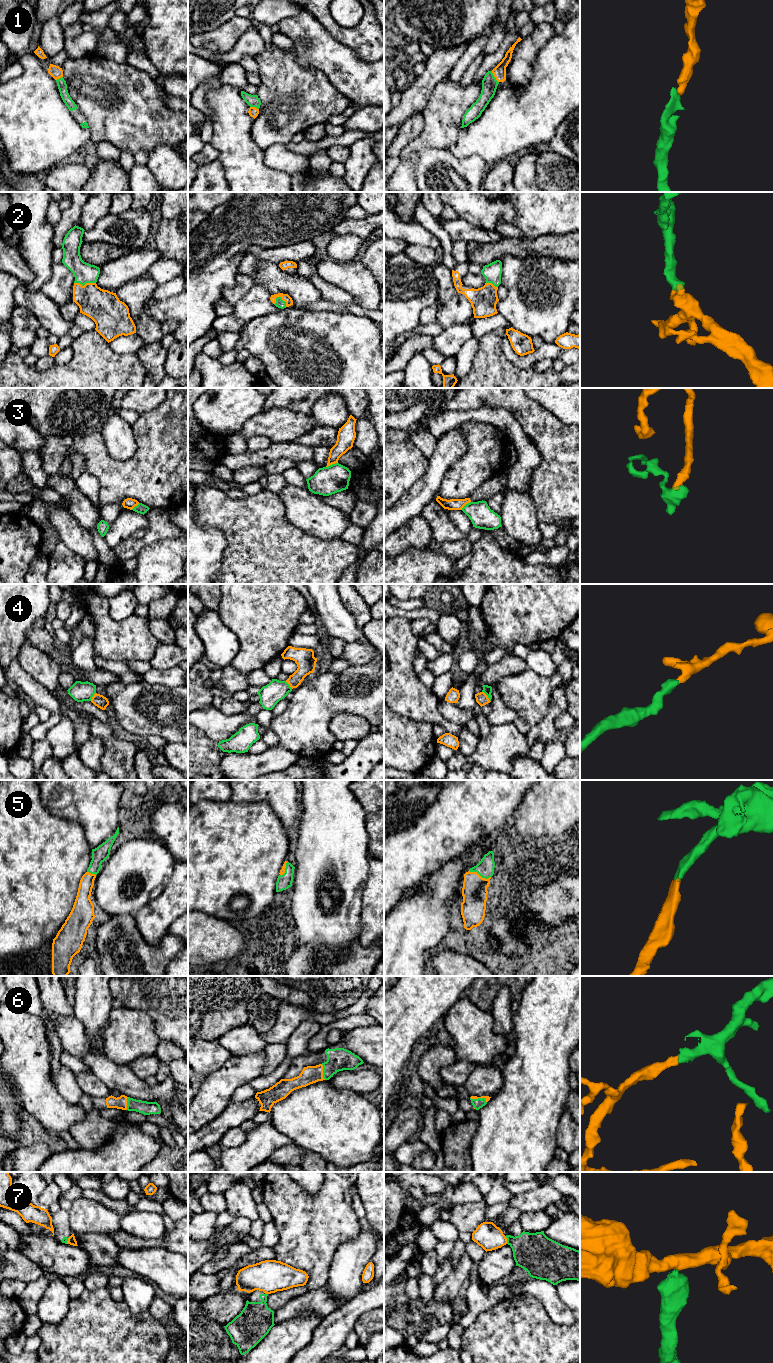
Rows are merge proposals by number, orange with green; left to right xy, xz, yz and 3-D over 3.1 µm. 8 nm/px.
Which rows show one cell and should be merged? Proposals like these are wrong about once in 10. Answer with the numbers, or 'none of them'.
1, 2, 4, 5, 6

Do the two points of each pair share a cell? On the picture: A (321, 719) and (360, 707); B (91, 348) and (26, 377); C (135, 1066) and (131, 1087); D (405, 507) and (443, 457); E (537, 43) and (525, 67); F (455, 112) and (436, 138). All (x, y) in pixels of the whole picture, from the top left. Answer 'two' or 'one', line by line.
A: one
B: one
C: two
D: one
E: one
F: one

